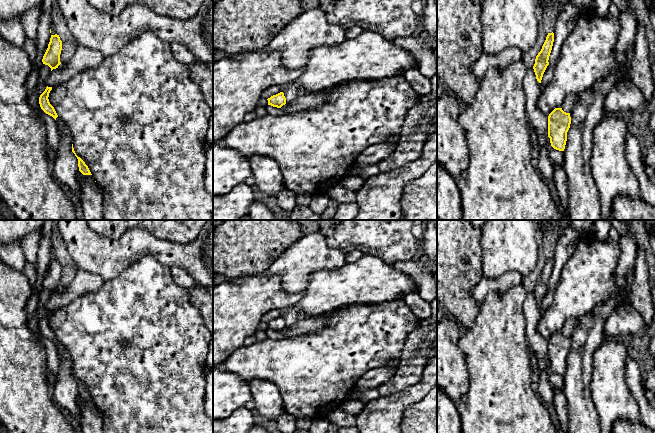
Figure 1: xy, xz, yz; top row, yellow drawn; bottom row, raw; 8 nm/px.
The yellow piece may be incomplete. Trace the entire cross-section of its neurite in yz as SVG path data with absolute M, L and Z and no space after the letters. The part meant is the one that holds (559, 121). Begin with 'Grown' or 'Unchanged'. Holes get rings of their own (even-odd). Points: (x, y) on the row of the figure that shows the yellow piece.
Unchanged. M555 108L548 116L548 137L551 146L559 151L564 151L567 132L570 128L570 113L566 113L562 108Z

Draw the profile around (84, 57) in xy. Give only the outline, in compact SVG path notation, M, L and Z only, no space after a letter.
M78 45L76 52L66 64L61 63L56 69L51 71L45 80L45 84L48 87L57 86L84 69L99 66L104 57L98 50Z

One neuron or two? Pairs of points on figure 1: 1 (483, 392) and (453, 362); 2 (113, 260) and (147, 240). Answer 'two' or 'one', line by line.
1: two
2: one

